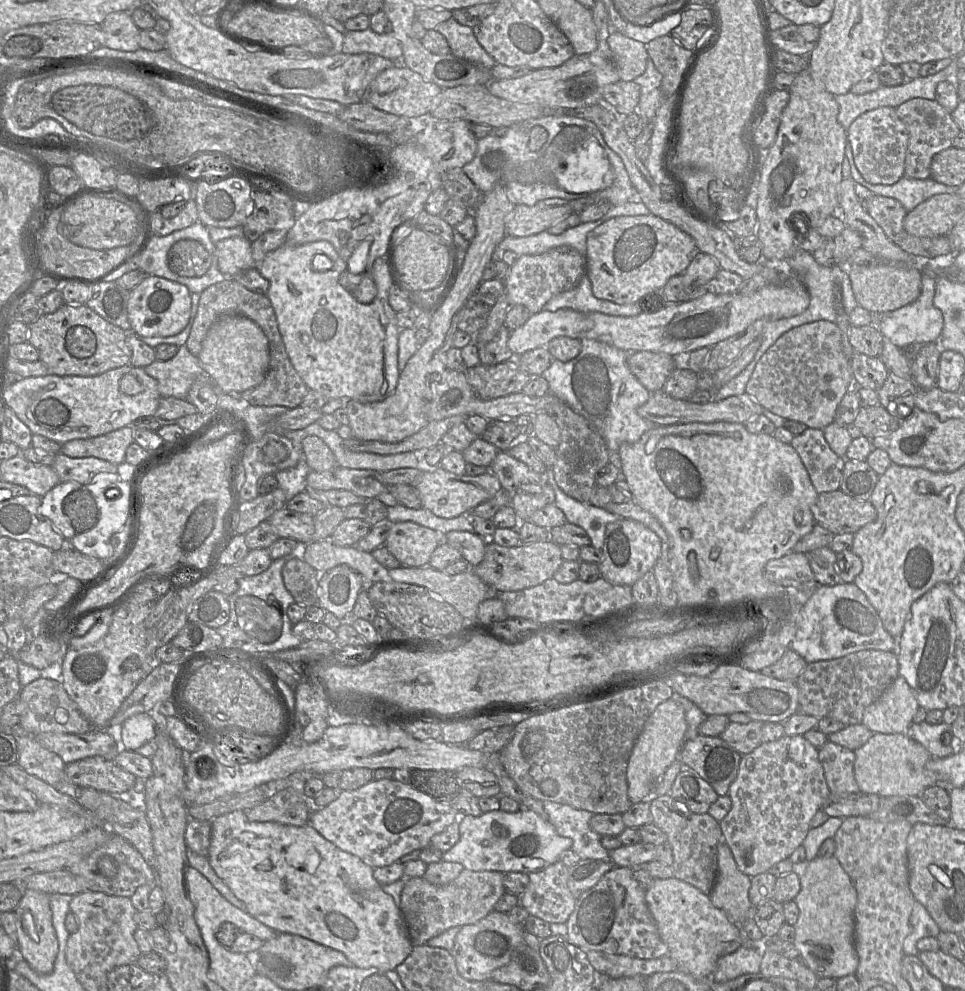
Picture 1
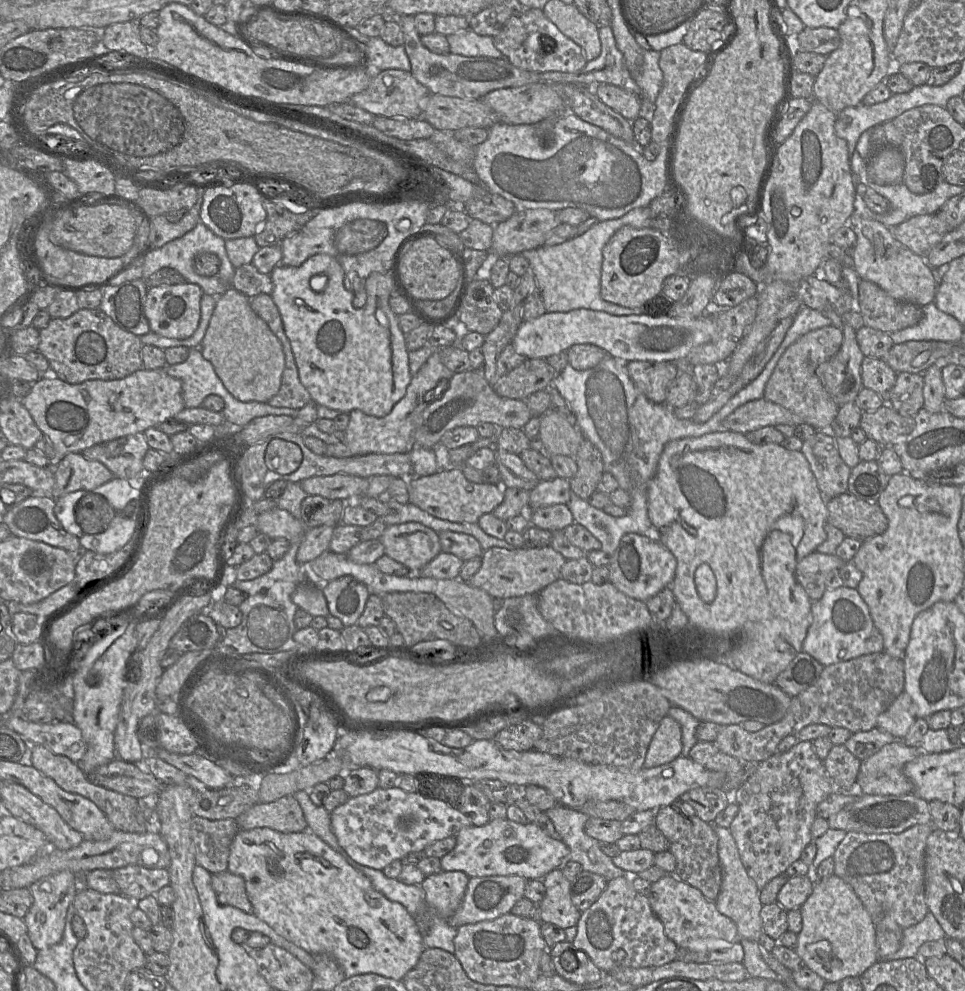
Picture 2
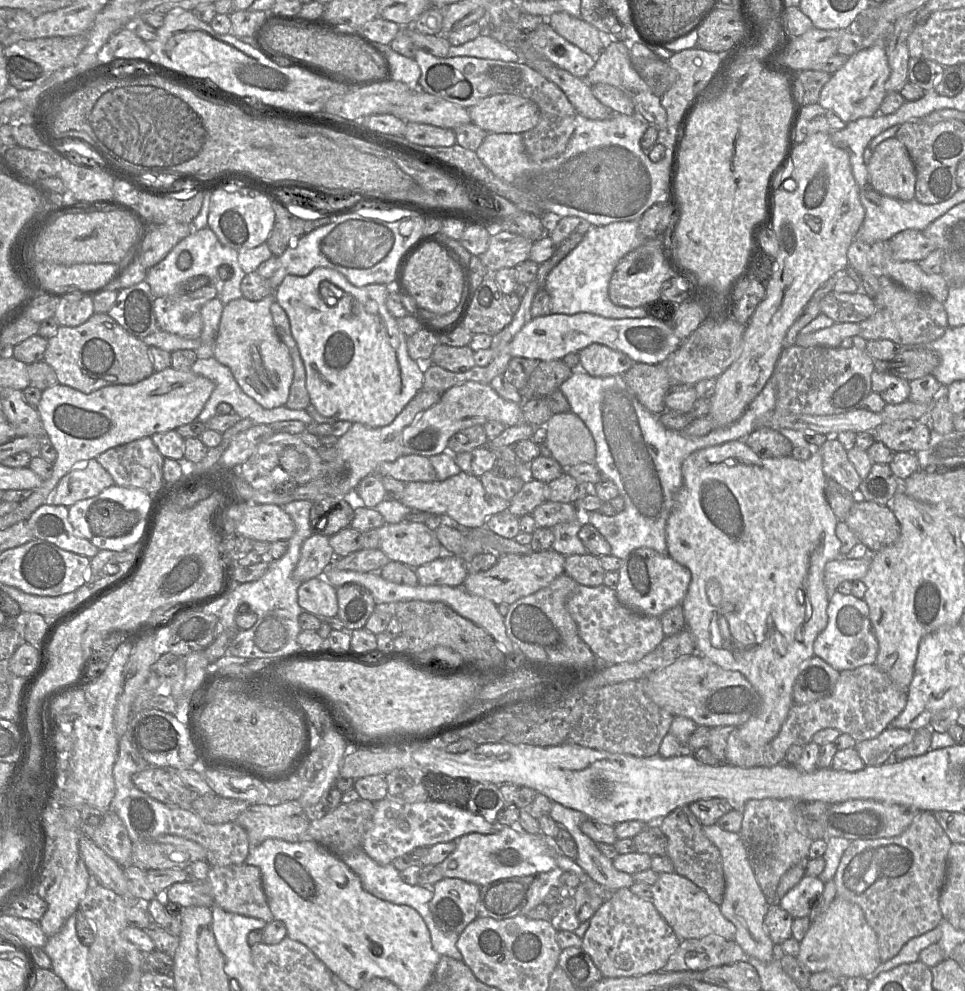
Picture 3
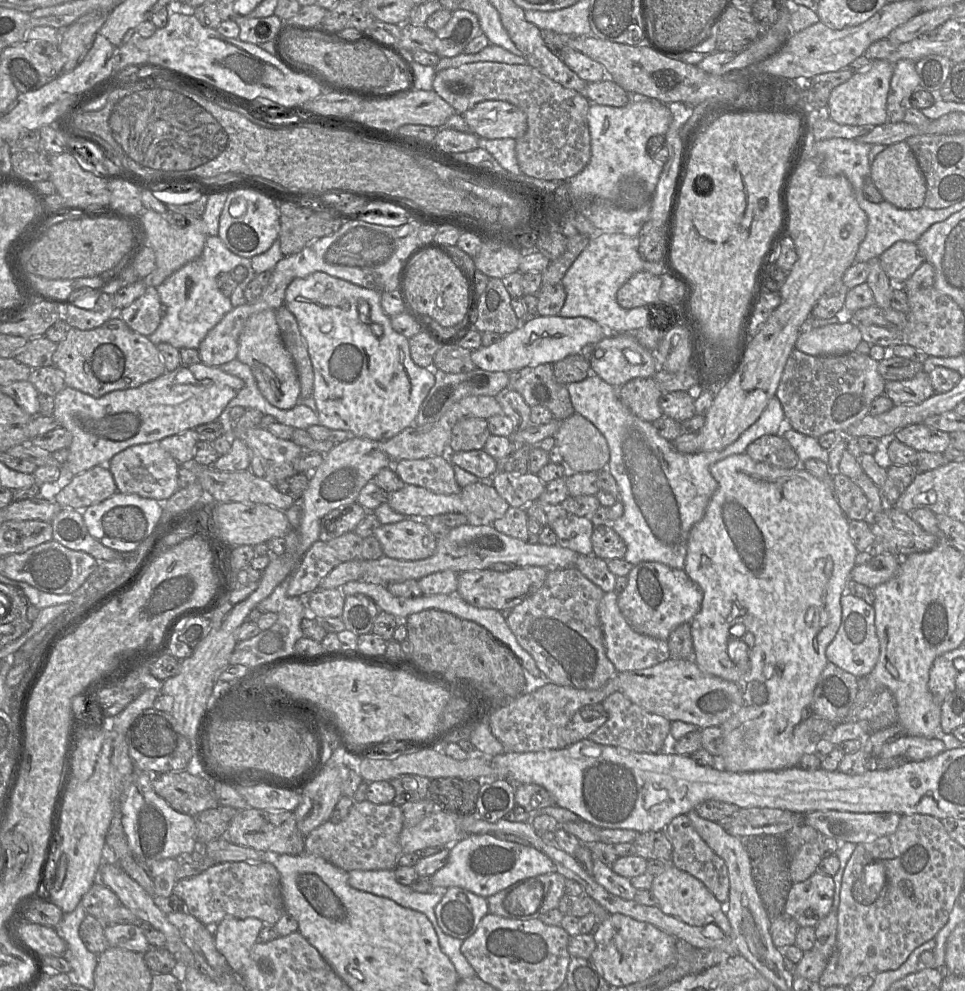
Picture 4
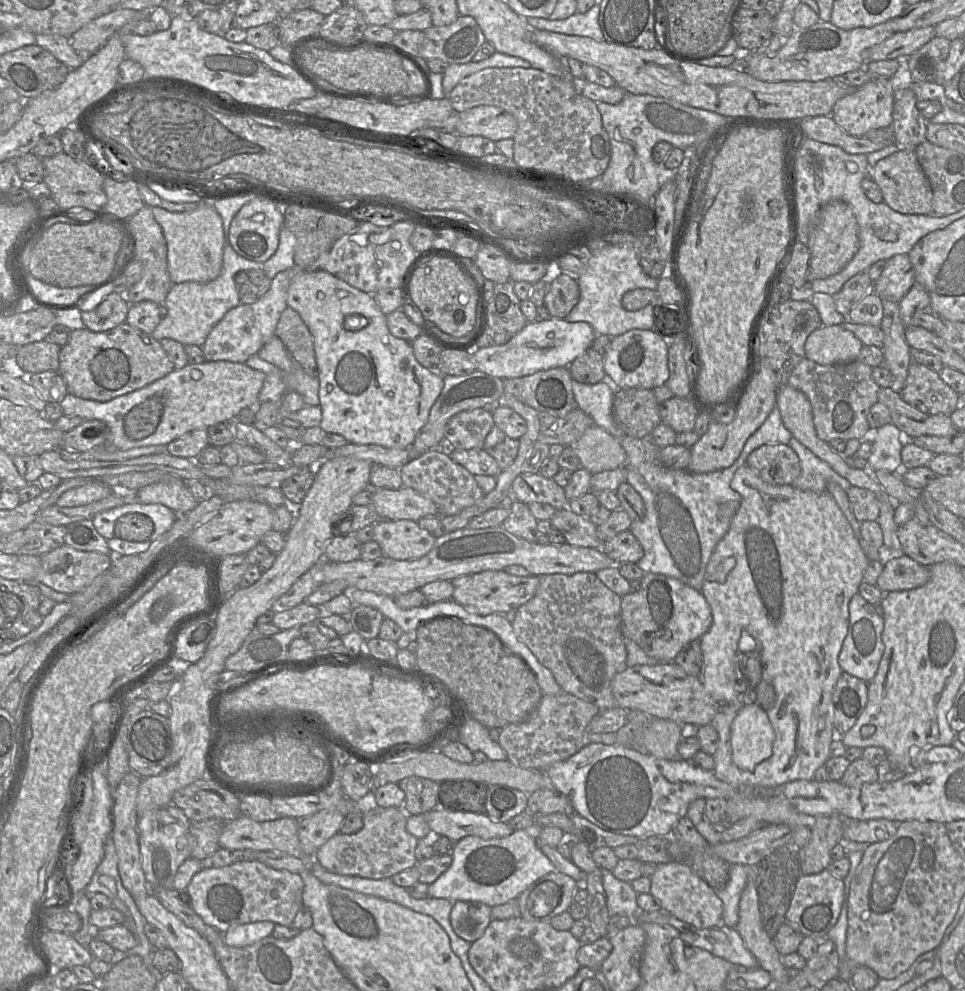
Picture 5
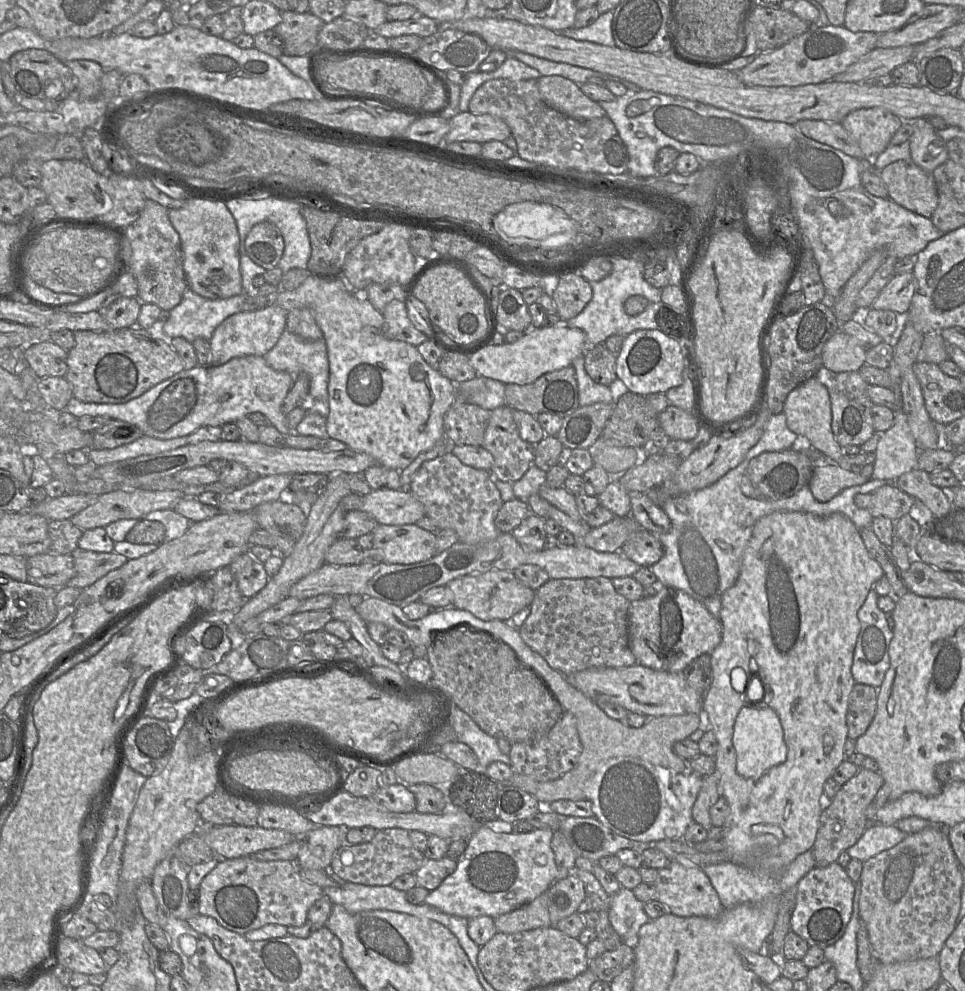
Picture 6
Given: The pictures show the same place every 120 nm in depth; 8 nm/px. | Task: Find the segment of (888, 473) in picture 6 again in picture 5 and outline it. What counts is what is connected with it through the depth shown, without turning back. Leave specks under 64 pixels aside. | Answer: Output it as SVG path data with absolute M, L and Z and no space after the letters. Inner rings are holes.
M888 423L880 428L870 428L870 431L874 450L864 471L868 475L878 470L899 474L902 470L901 450L907 440L901 430Z

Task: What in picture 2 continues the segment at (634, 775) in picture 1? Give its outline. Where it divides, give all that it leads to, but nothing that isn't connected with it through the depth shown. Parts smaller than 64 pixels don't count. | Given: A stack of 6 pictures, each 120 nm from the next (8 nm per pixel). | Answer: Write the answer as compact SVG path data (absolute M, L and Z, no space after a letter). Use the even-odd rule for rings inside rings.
M666 715L649 744L643 767L653 768L668 764L681 755L681 750L681 726L670 715Z

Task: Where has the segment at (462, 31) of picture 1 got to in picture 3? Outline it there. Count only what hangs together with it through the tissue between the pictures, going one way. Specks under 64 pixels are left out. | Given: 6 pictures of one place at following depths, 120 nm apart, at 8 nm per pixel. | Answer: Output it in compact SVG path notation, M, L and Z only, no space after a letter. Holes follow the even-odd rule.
M487 34L459 46L451 45L447 57L459 56L524 63L513 48Z

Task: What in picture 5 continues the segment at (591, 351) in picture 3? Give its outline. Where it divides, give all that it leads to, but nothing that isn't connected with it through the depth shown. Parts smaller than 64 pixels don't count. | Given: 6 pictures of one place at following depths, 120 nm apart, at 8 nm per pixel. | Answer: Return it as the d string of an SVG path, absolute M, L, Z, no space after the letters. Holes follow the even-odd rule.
M631 329L624 334L615 336L608 345L604 355L604 369L606 377L610 377L620 388L645 388L654 389L665 385L669 379L668 345L656 330Z

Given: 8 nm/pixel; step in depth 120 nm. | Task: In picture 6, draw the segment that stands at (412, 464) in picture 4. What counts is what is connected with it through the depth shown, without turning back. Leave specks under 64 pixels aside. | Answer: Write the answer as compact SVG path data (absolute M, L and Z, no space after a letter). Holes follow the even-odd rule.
M451 451L425 461L414 474L409 490L424 505L426 516L436 522L438 530L455 530L460 542L488 542L502 533L494 523L504 503L494 476L490 471L465 465Z

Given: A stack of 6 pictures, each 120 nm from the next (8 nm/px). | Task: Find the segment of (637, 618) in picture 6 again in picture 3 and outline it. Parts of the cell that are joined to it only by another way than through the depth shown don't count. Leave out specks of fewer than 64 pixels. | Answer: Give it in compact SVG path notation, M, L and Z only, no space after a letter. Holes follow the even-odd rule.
M647 547L633 550L624 559L618 572L616 595L619 601L633 611L656 617L682 604L691 581L691 572L688 568L676 562L668 554L661 554Z

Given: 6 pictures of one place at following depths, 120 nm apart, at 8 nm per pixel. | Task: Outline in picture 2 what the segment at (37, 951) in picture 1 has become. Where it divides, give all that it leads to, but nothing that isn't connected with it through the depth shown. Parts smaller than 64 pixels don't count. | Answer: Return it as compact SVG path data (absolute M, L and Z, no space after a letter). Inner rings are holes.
M61 871L45 876L29 886L33 904L23 920L27 926L27 935L38 951L56 945L62 940L67 910L81 888L86 888L82 887L82 877L71 871Z

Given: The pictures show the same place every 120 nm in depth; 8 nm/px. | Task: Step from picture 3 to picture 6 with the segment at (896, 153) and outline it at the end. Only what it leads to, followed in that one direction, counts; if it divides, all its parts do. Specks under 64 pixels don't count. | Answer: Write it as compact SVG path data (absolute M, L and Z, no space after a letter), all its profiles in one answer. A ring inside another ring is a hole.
M910 159L887 165L879 171L879 176L887 189L889 199L931 219L938 204L936 185L931 173Z

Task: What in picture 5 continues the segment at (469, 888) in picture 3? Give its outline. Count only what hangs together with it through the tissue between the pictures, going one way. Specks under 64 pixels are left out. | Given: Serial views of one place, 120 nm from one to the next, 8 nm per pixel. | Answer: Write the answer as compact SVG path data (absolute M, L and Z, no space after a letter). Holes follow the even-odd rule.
M455 901L450 913L454 932L470 943L479 939L492 921L491 907L476 901Z

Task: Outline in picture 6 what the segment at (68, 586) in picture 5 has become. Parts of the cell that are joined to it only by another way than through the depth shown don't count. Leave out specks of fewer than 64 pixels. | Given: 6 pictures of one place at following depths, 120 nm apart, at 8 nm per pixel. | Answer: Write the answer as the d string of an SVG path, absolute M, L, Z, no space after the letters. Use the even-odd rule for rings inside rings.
M76 548L71 555L74 561L75 575L66 586L81 589L92 585L110 571L120 568L128 560L114 551L104 553Z

